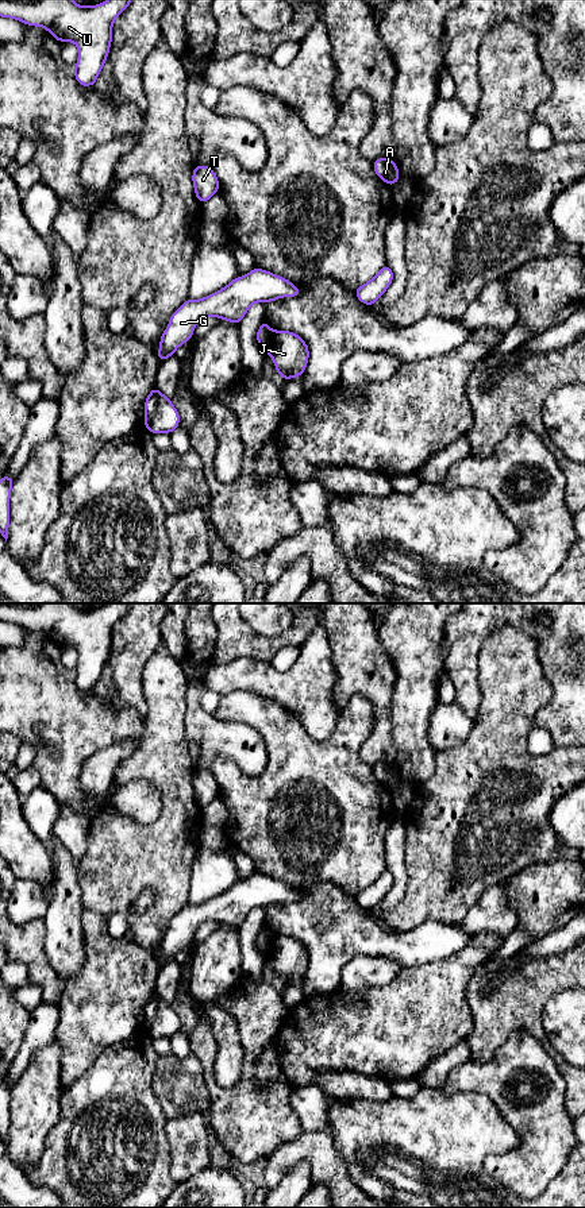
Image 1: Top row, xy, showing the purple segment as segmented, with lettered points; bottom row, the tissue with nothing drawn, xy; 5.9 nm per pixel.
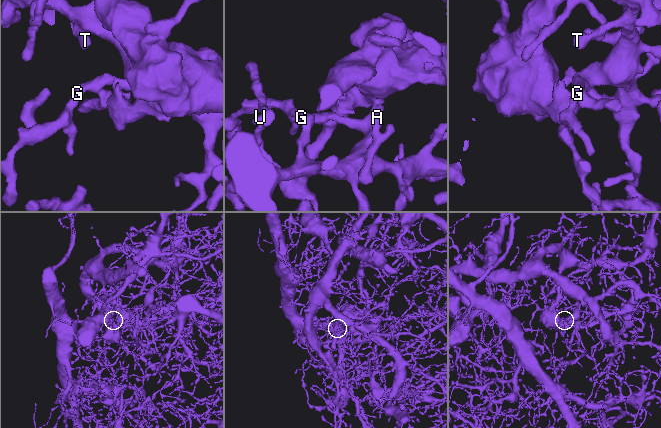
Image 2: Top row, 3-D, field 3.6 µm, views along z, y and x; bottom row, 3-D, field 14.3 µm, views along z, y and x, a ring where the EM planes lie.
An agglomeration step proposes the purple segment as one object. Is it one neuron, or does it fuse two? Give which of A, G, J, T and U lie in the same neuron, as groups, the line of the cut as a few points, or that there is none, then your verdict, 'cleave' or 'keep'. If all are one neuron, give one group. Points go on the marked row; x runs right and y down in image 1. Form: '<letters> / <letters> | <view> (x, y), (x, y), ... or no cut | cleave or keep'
A G T U / J | xy (274, 332), (268, 352) | cleave

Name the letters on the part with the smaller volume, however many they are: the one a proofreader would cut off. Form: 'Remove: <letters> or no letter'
Remove: J

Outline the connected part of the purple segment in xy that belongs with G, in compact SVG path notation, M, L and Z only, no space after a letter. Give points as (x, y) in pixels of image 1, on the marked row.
M253 269L243 277L236 277L227 286L201 300L185 300L174 310L168 328L159 340L158 359L163 362L174 351L192 339L196 324L208 316L239 324L254 302L270 302L280 297L297 297L301 293L295 283L284 277L262 269Z

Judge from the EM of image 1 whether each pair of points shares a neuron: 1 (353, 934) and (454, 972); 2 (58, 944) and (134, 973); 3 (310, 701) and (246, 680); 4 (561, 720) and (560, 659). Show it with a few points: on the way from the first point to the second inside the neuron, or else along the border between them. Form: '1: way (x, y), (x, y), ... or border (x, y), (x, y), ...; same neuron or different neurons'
1: border (457, 950), (434, 961), (404, 967); different neurons
2: border (83, 922), (83, 965), (68, 980); different neurons
3: way (293, 689), (262, 680); same neuron
4: way (564, 705), (562, 674); same neuron

